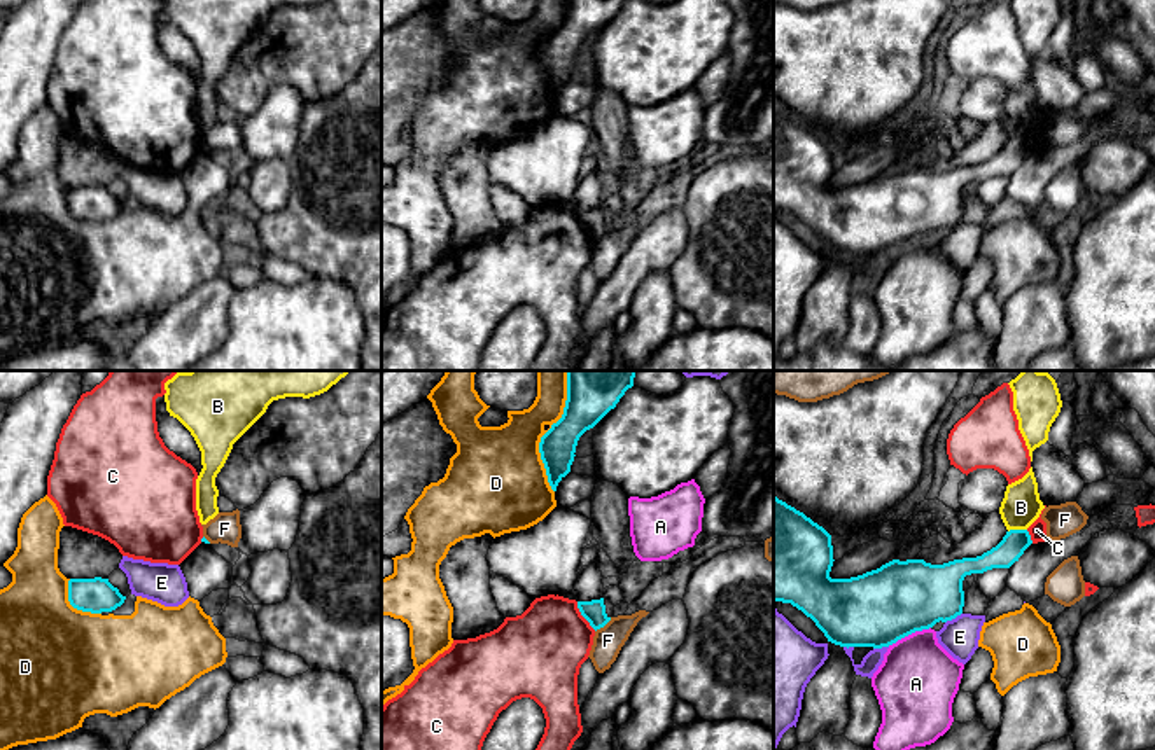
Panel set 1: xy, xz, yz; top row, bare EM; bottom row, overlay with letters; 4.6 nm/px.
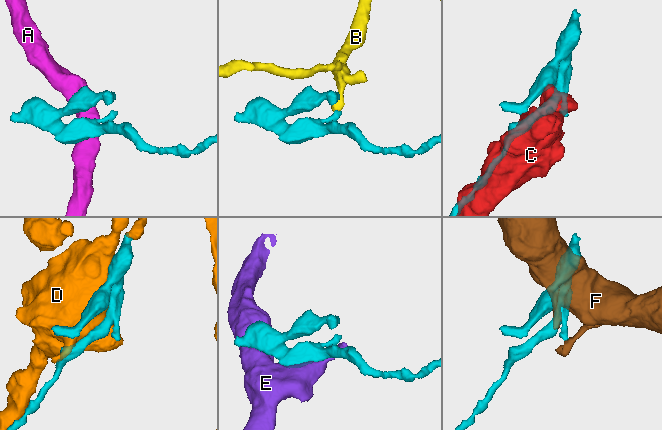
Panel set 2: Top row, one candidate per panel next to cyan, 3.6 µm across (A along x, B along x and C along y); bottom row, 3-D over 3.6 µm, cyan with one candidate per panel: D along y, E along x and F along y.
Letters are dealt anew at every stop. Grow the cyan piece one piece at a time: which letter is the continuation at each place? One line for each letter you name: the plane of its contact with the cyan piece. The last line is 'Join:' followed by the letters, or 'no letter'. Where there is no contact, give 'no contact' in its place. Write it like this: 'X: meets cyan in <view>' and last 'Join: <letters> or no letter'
Join: no letter

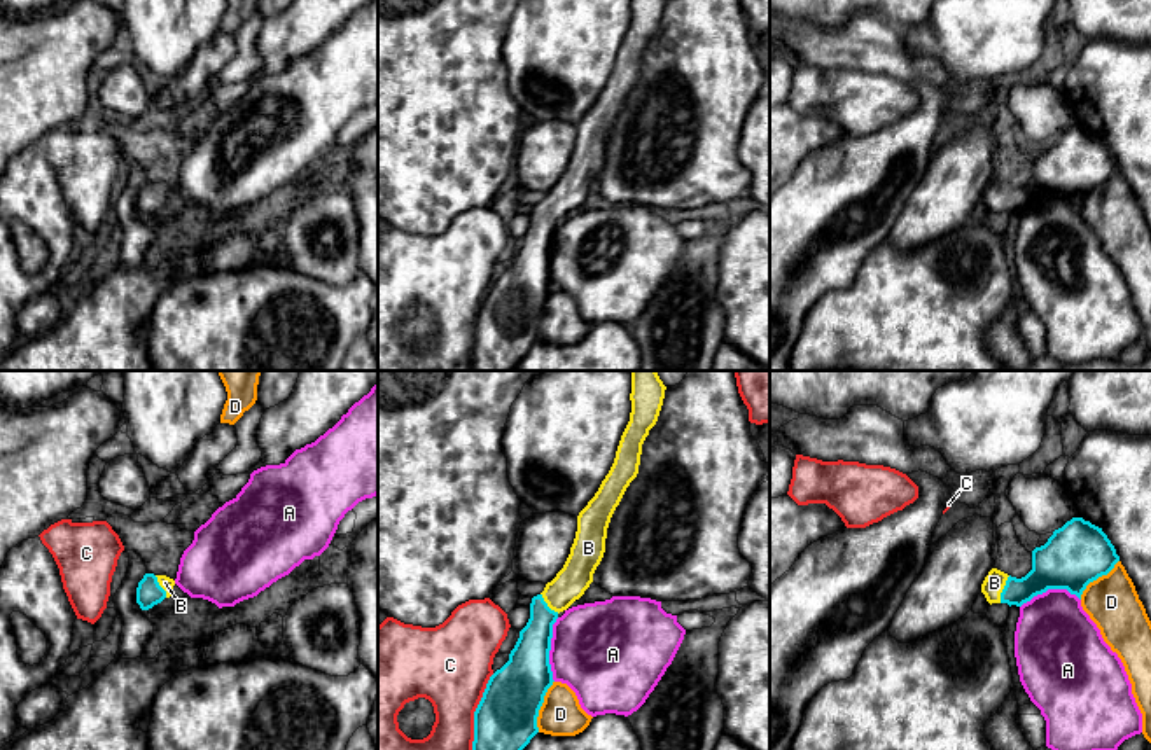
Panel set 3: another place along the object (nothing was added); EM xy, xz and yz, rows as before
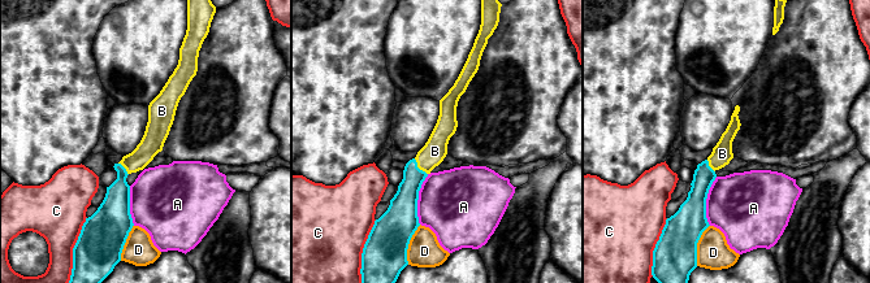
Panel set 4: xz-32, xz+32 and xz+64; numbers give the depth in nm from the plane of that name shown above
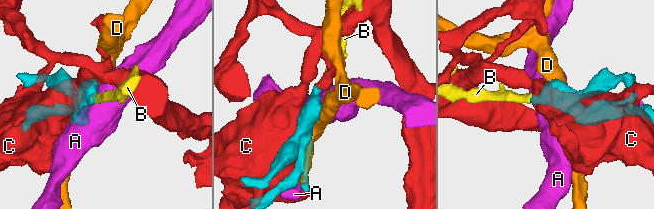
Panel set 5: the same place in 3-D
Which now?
B: meets cyan in yz
Join: B

